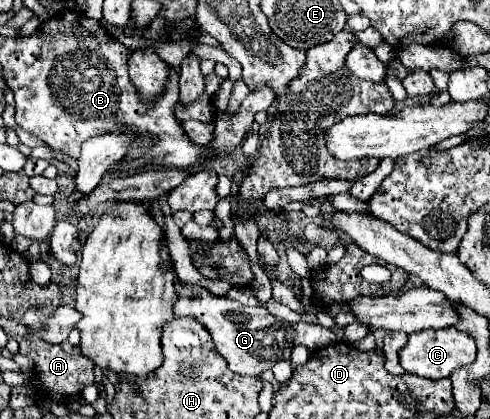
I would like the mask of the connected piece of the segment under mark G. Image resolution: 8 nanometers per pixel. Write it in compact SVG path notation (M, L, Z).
M178 282L178 294L180 300L174 306L174 316L196 316L210 332L216 350L228 360L228 368L242 376L260 376L264 370L270 370L276 362L288 360L294 346L304 344L312 352L334 342L334 332L330 328L298 322L290 324L276 316L272 316L266 308L250 308L242 306L236 300L220 300L218 296L212 296L206 288L198 284L184 284Z

